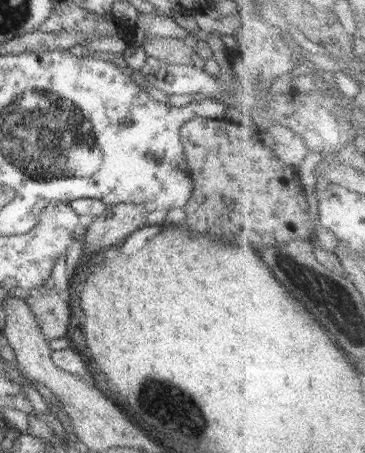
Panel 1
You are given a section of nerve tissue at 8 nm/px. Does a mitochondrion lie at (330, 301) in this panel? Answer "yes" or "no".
yes

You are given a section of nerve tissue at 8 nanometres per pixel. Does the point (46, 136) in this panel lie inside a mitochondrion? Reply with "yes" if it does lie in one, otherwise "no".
yes

